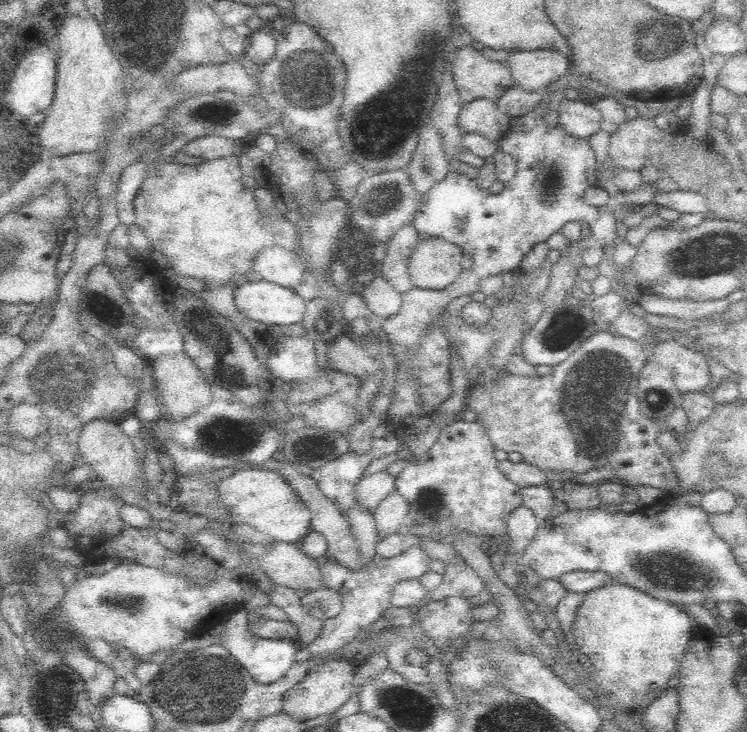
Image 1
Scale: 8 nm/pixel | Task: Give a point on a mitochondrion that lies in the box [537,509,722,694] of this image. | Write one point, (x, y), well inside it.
(664, 566)

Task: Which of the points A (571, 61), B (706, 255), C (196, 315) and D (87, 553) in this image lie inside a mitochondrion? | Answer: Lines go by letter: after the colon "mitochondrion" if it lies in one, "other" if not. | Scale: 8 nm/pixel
A: other
B: mitochondrion
C: other
D: other

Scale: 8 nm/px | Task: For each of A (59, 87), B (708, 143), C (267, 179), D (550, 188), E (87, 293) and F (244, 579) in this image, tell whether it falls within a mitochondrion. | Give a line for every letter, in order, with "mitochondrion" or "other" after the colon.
A: other
B: other
C: other
D: mitochondrion
E: other
F: other

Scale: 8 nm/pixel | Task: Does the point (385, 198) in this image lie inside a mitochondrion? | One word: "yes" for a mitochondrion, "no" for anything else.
yes

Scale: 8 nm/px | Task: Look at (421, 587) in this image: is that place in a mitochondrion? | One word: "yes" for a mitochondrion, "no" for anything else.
no

